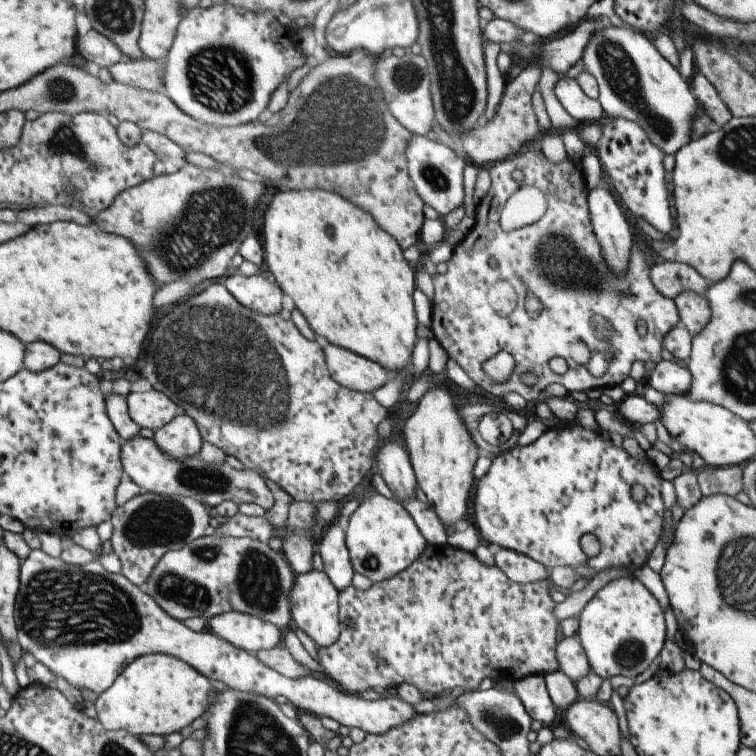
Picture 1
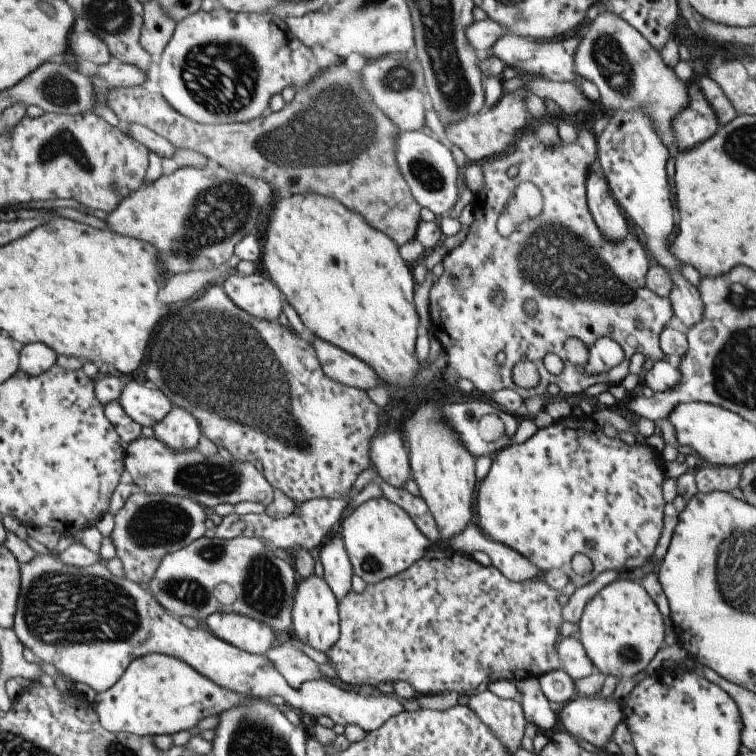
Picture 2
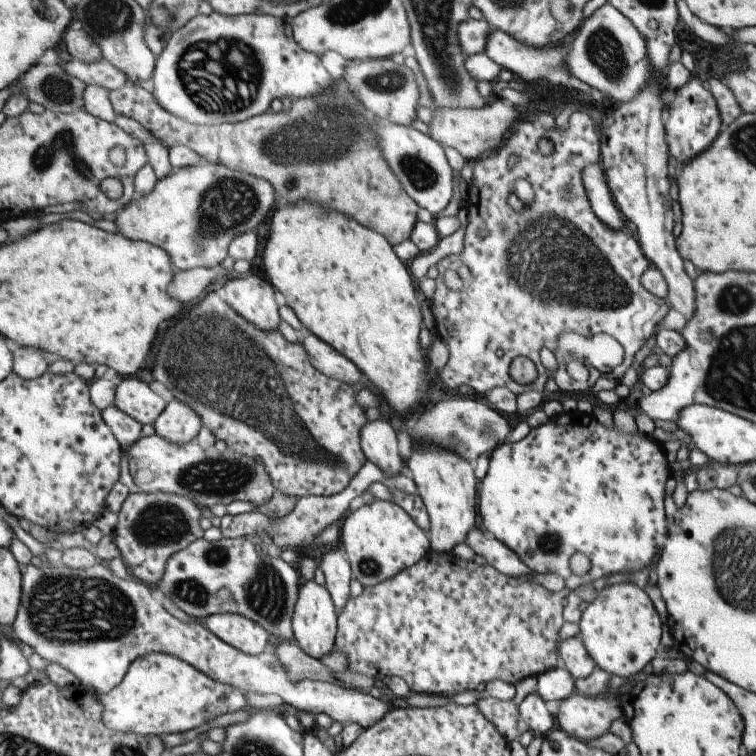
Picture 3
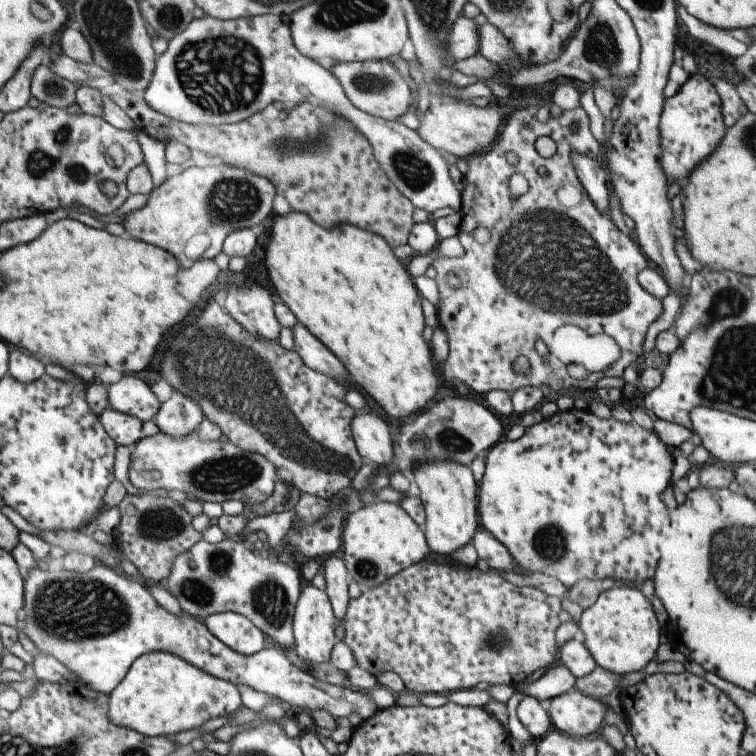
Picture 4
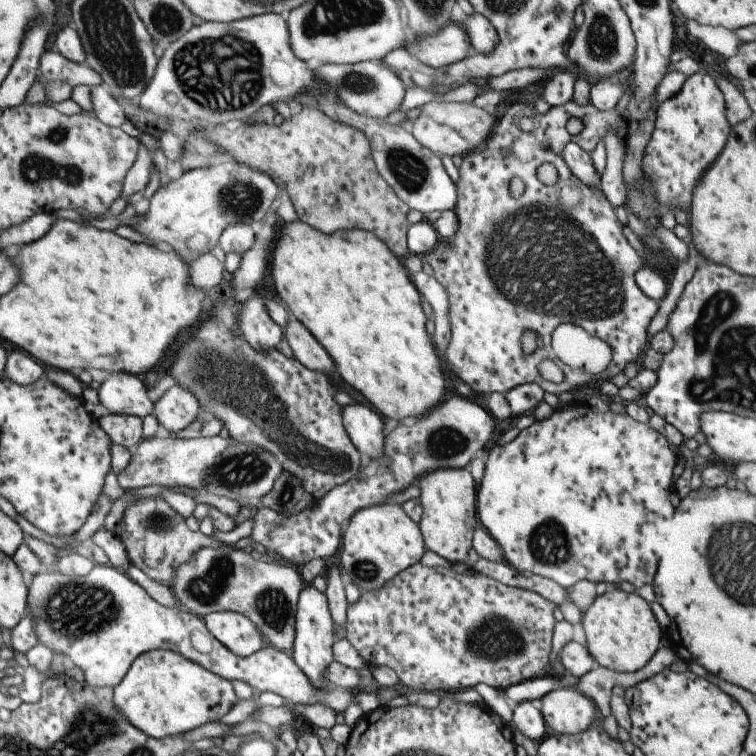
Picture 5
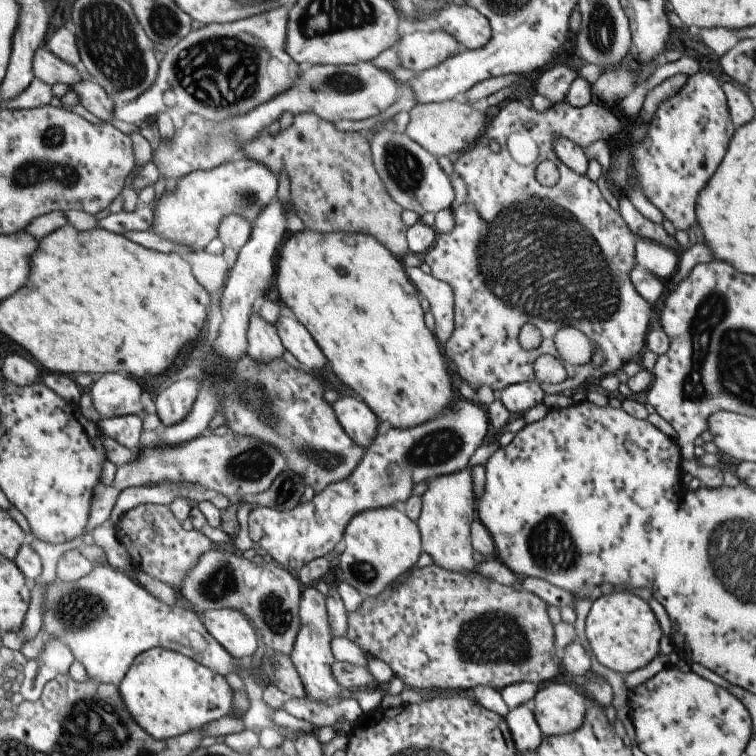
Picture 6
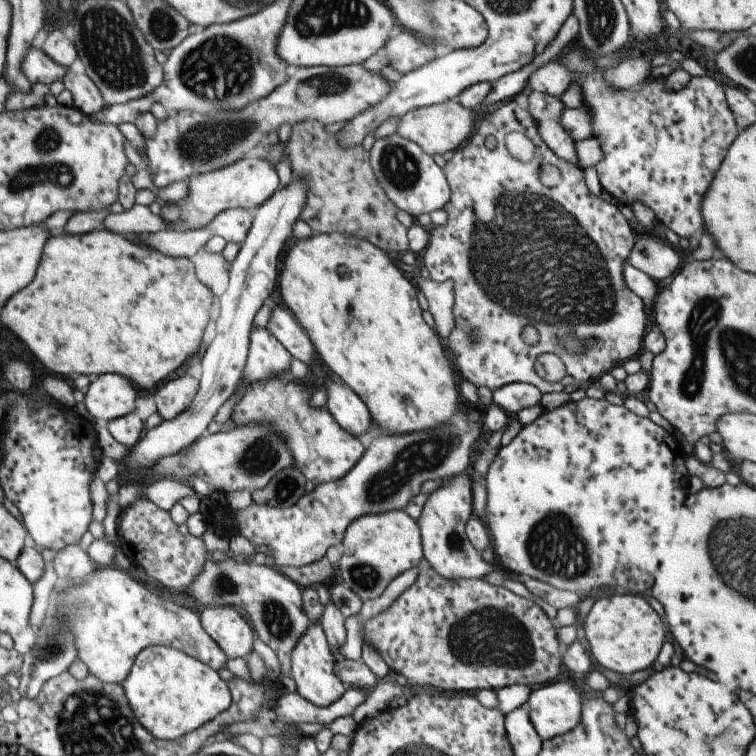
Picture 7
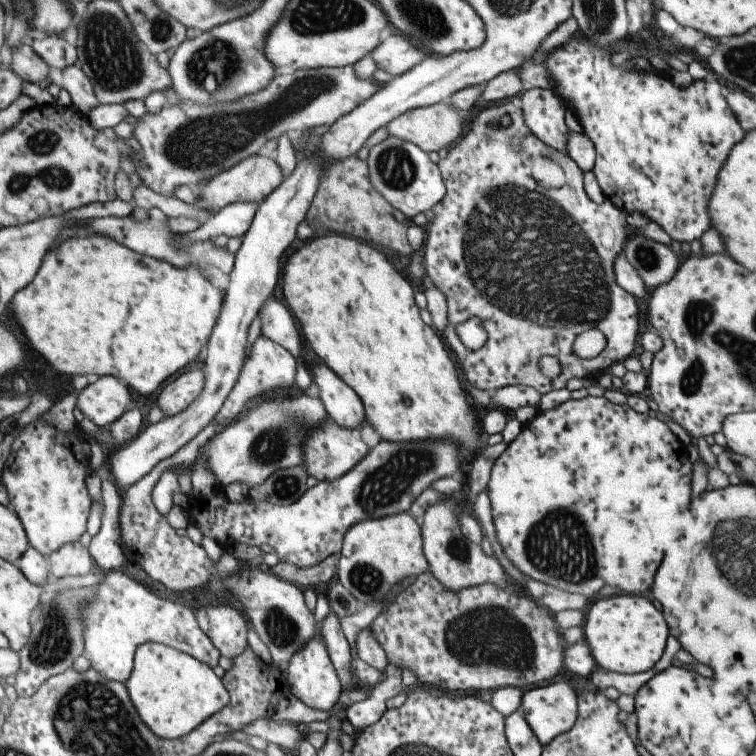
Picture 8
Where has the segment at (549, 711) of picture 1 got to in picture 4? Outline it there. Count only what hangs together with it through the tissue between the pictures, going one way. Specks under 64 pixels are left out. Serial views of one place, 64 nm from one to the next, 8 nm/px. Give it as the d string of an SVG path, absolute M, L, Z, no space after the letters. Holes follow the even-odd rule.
M525 695L516 707L516 716L519 722L529 732L533 741L544 737L552 728L549 715L539 705L536 698Z

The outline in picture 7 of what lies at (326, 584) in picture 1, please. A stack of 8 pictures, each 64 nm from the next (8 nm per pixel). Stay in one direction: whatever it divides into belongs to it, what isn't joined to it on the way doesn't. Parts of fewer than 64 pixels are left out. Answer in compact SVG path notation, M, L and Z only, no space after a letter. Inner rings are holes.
M305 588L300 593L302 608L308 618L308 625L305 632L296 640L295 646L291 649L290 675L293 677L297 694L318 707L324 707L337 700L344 693L346 687L334 673L333 665L335 660L320 625L320 616L324 606L313 588Z

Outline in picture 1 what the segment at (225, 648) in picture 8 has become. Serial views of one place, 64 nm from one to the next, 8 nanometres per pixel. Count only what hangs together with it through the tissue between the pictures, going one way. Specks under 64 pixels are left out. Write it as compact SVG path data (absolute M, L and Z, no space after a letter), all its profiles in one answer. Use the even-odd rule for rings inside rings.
M225 611L205 622L206 629L245 652L273 648L283 637L274 624L250 614Z

